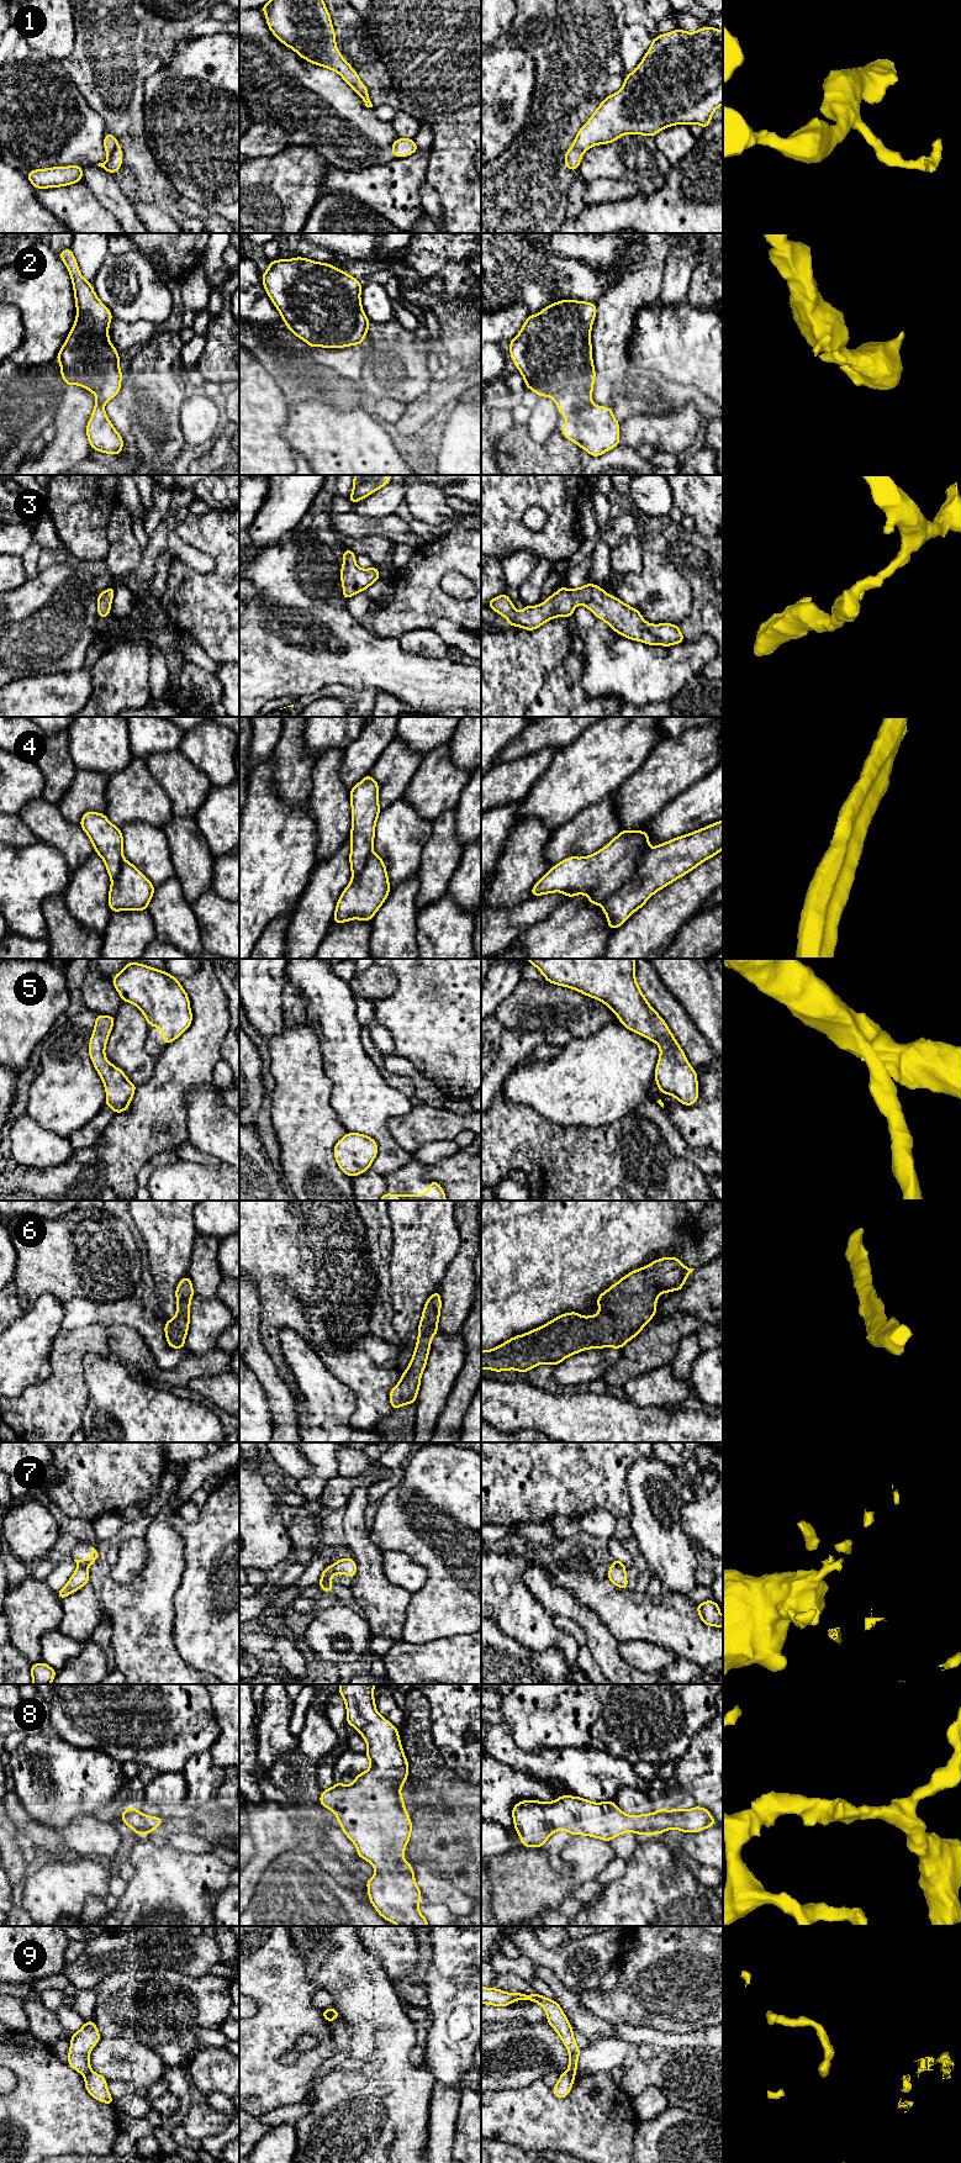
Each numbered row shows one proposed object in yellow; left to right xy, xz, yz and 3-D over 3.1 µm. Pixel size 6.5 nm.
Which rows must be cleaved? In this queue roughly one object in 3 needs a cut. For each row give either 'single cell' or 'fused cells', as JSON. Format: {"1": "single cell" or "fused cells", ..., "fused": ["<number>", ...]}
{"1": "single cell", "2": "single cell", "3": "single cell", "4": "fused cells", "5": "single cell", "6": "single cell", "7": "fused cells", "8": "single cell", "9": "fused cells", "fused": ["4", "7", "9"]}

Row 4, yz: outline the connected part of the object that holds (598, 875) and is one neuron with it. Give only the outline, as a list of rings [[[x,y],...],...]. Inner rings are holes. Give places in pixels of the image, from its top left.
[[[622,830],[597,853],[570,856],[551,869],[534,885],[530,896],[561,892],[567,898],[587,895],[588,903],[601,904],[637,872],[638,861],[650,850],[644,830]]]

